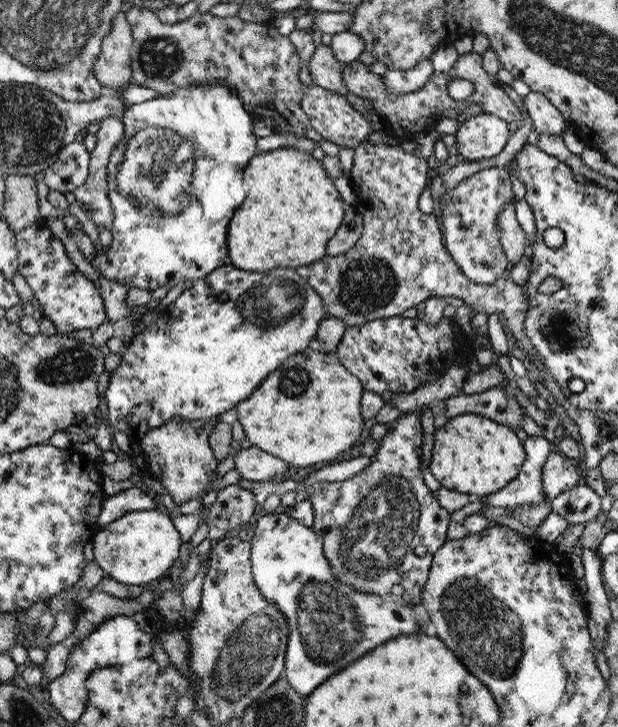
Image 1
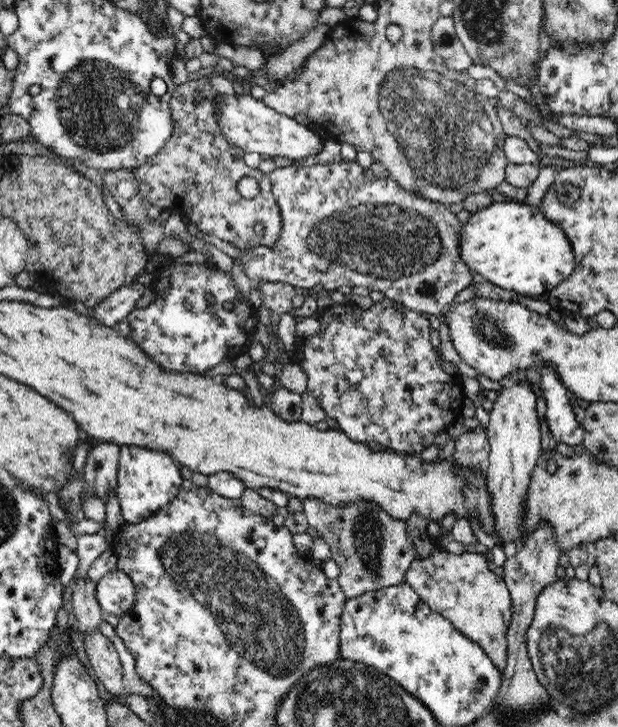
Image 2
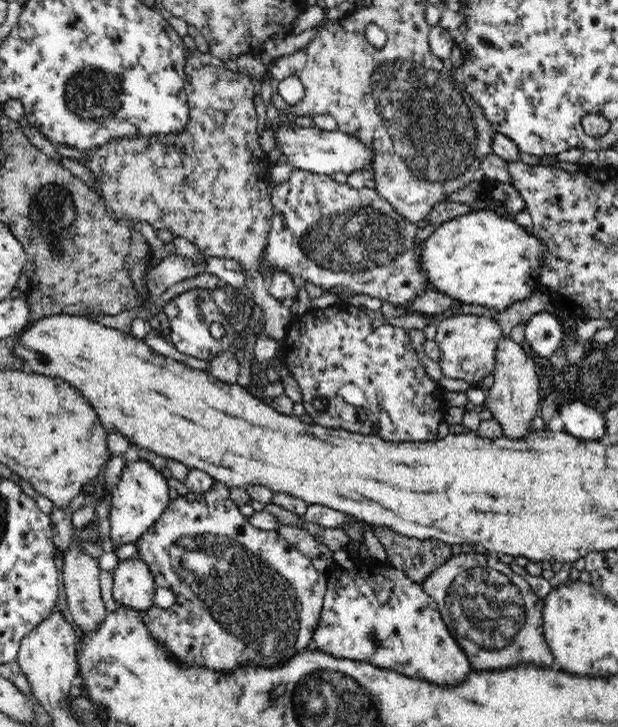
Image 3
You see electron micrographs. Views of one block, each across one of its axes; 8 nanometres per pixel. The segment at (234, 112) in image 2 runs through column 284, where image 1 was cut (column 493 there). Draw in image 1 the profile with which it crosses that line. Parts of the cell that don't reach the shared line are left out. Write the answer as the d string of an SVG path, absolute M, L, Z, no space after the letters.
M492 114L471 117L455 133L459 154L470 163L498 156L510 138L508 125Z

